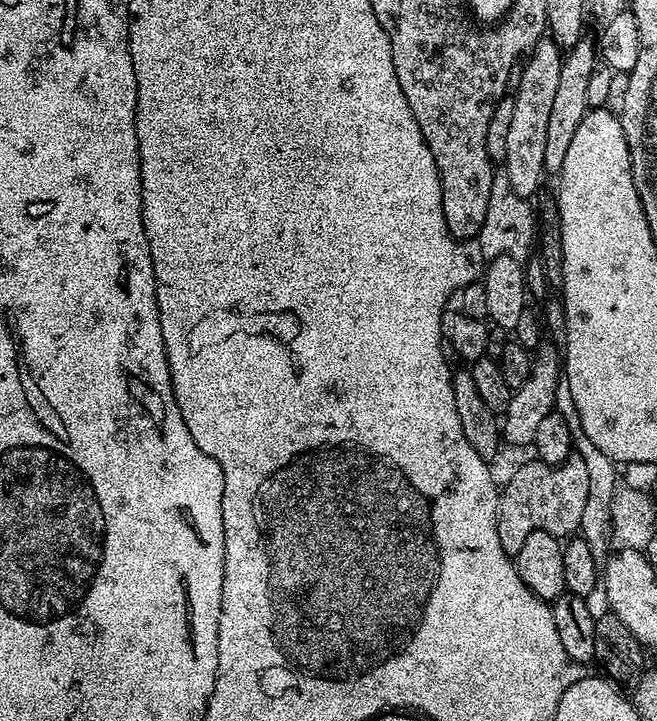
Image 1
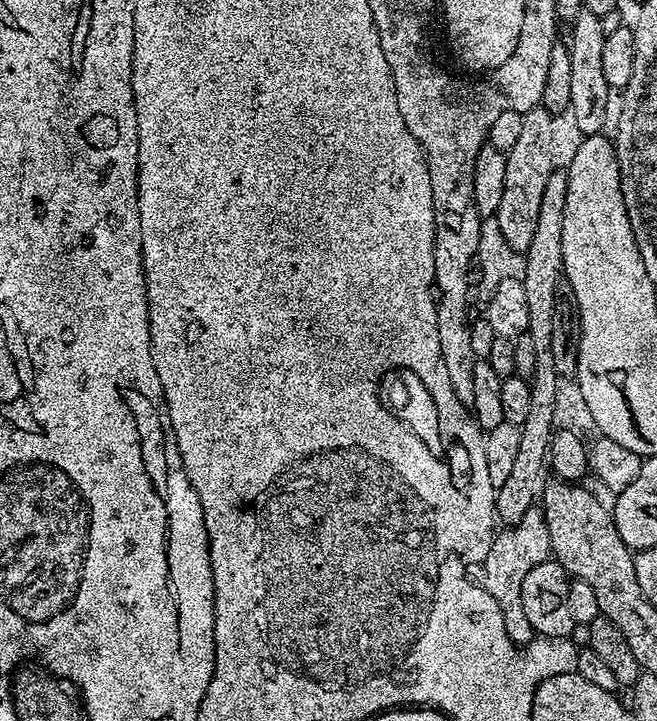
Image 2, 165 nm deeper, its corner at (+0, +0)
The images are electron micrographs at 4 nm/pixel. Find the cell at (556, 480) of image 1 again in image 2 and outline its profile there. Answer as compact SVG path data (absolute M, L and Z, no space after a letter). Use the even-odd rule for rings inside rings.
M533 506L526 510L526 514L522 514L522 518L518 518L516 524L501 527L493 535L490 550L477 567L480 569L477 570L475 579L486 590L486 594L490 594L494 602L498 602L502 620L506 622L506 632L518 646L527 646L534 639L530 621L526 619L526 610L522 610L522 581L526 574L530 574L530 570L534 570L534 566L538 566L538 562L551 556L550 530L546 526L543 507Z

